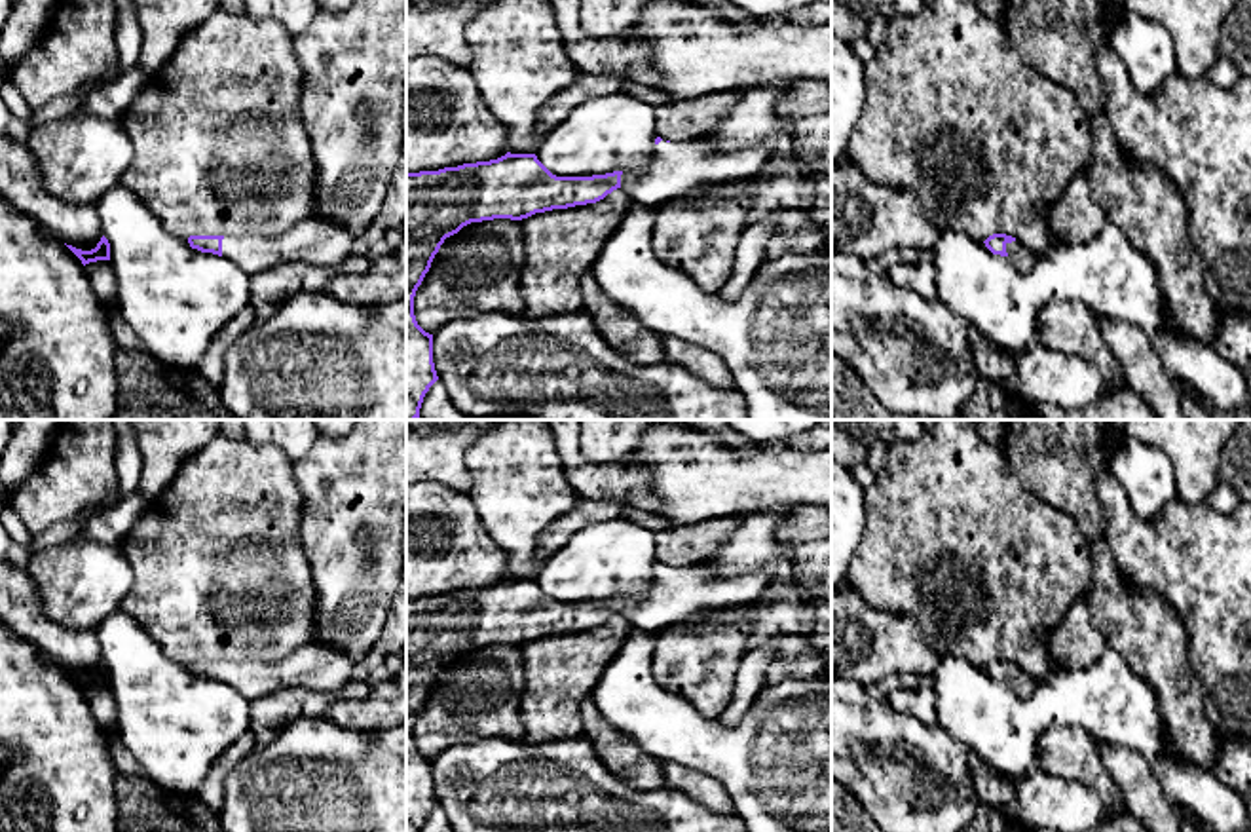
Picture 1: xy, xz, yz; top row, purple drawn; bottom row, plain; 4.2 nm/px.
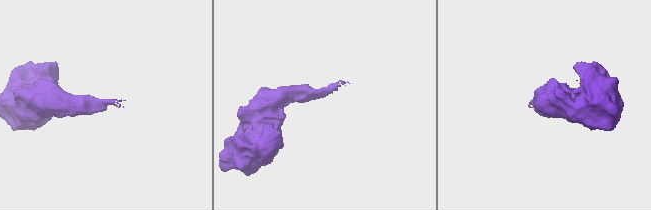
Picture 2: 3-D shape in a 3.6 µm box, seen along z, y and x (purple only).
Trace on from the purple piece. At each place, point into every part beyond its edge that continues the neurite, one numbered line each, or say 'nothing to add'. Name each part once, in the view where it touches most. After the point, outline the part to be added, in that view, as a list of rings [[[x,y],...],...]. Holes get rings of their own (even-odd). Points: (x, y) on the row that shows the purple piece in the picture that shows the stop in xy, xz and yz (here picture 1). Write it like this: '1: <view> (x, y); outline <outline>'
1: yz (1018, 255); outline [[[1019,239],[1006,243],[1008,260],[1021,272],[1027,274],[1035,268],[1036,256],[1021,245]]]

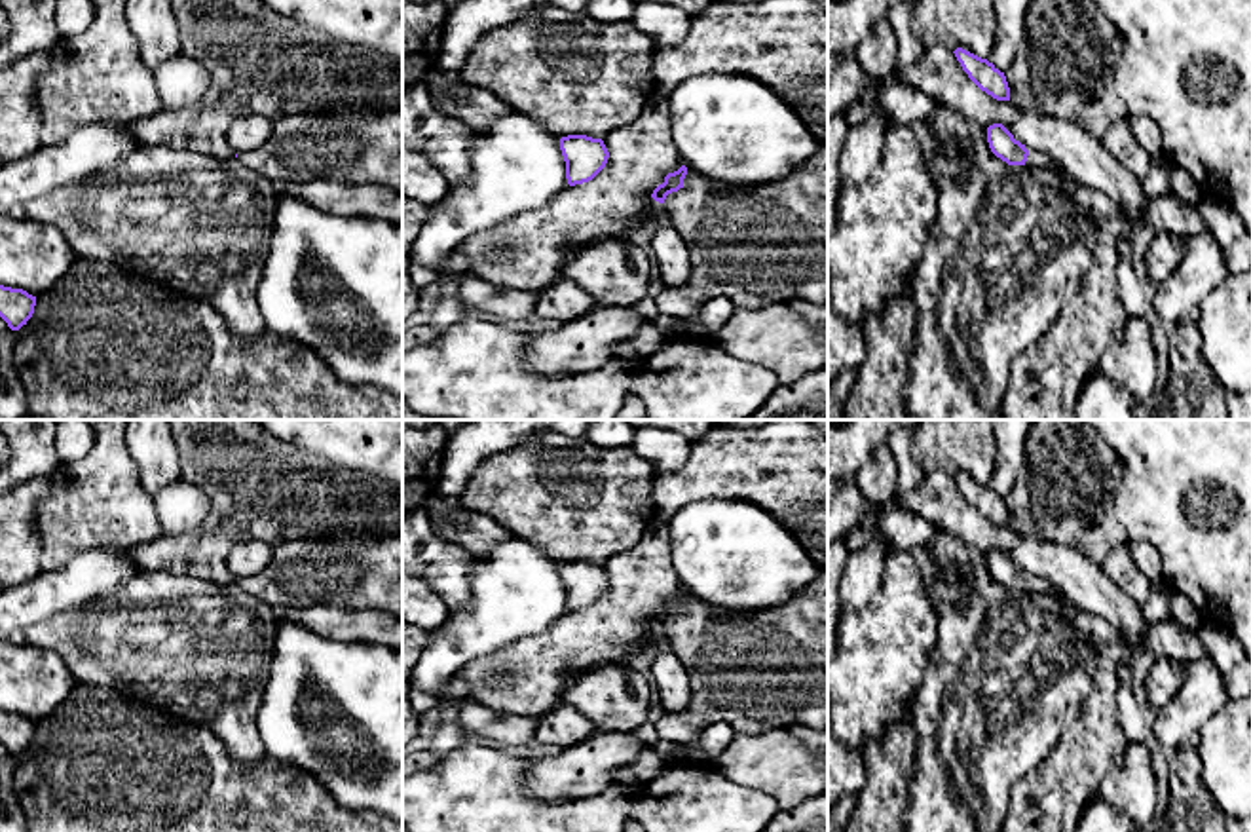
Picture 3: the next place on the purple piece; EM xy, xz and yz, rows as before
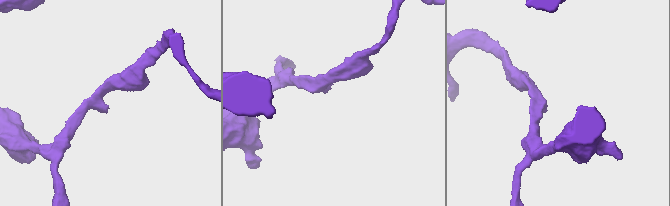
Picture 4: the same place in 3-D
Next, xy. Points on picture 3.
nothing to add

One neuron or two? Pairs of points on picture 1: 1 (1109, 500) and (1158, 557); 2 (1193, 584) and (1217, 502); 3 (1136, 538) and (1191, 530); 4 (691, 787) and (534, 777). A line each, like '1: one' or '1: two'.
1: one
2: two
3: one
4: two

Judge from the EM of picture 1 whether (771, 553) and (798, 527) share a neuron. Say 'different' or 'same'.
different

